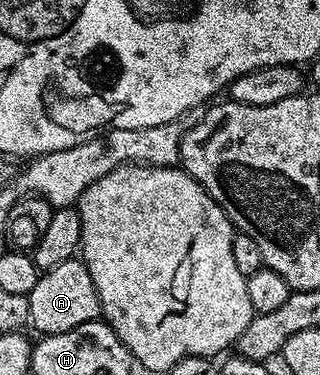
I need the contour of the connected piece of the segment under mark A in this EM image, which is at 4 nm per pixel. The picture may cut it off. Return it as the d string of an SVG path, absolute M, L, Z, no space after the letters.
M77 256L44 271L27 297L28 325L34 326L41 336L67 332L71 328L79 328L79 324L95 322L102 317L99 296L95 292L95 280L91 280L91 272L87 272L85 263Z

